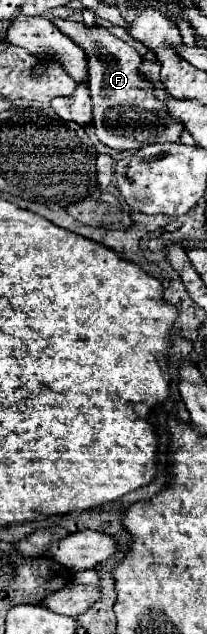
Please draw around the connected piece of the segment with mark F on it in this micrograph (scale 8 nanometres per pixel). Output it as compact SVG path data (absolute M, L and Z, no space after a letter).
M55 19L53 23L65 35L69 35L77 45L81 45L89 55L93 127L101 143L117 151L137 151L153 143L179 141L183 133L181 123L171 121L165 105L153 97L153 83L139 77L141 57L131 45L127 45L125 41L121 41L103 27L87 29L83 23L63 21L63 19Z

